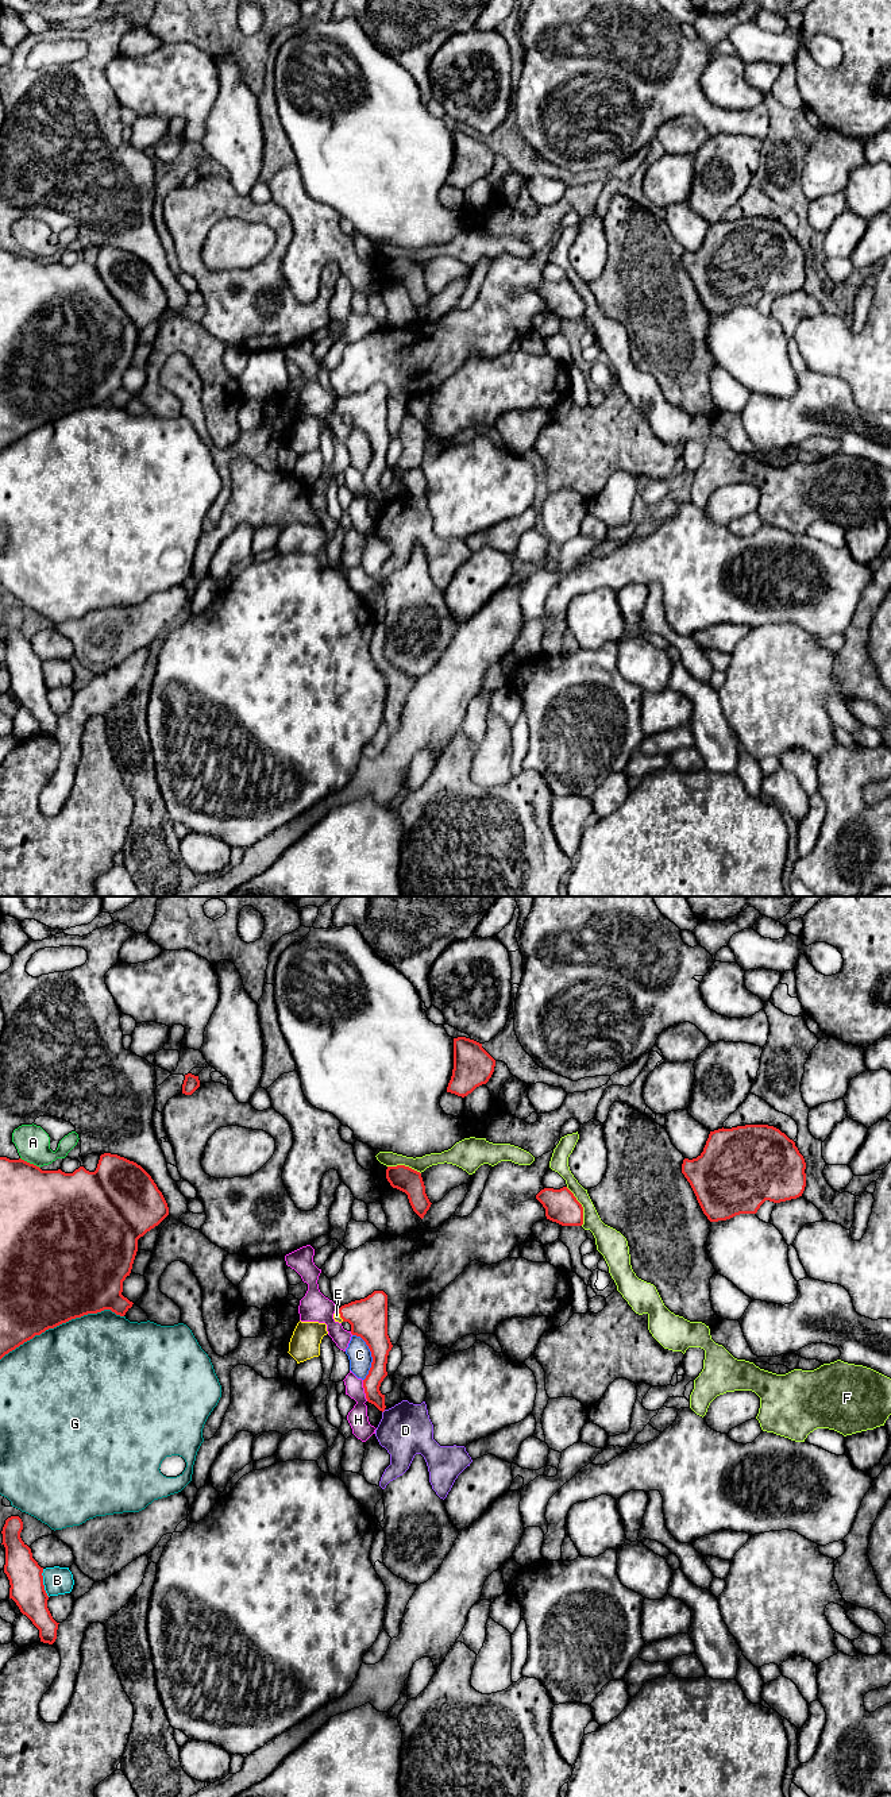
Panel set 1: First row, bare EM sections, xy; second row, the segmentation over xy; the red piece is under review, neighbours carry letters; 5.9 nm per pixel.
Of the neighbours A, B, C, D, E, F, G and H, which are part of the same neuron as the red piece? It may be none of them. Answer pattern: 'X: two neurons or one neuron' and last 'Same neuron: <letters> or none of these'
A: two neurons
B: two neurons
C: two neurons
D: two neurons
E: one neuron
F: two neurons
G: two neurons
H: two neurons
Same neuron: E

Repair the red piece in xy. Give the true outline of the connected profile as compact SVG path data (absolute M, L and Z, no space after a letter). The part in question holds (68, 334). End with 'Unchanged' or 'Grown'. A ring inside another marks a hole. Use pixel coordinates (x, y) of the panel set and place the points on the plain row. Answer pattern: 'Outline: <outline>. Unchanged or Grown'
Outline: M101 247L94 265L80 259L73 266L65 266L61 262L42 263L22 251L0 250L0 452L35 428L40 428L46 423L72 412L104 402L111 402L116 408L124 409L134 396L122 387L123 374L131 366L138 344L138 332L158 319L167 308L167 296L151 269L136 255L117 247Z. Unchanged

